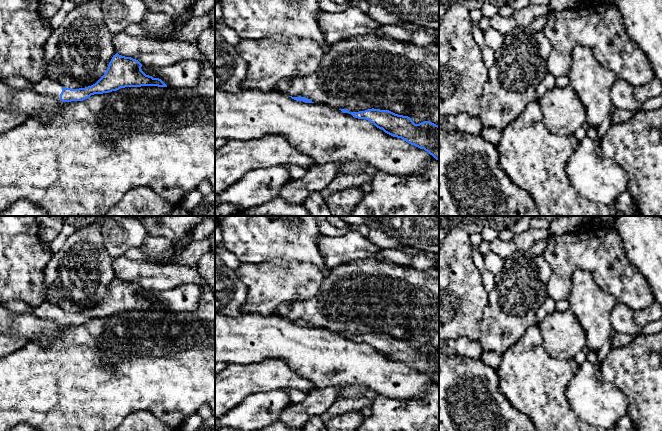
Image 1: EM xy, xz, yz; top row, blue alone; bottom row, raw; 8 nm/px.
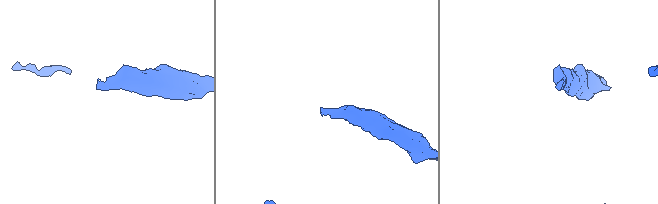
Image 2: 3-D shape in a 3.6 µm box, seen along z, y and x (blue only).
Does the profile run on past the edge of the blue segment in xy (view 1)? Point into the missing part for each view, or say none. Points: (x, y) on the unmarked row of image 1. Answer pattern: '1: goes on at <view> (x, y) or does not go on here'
1: goes on at xy (46, 310)

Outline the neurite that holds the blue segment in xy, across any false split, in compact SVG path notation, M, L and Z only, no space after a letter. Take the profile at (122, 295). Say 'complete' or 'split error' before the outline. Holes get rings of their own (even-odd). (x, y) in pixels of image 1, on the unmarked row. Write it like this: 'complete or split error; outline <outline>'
split error; outline M116 277L104 299L91 310L79 313L65 312L60 307L45 301L34 308L32 313L39 318L56 321L62 326L71 326L83 325L91 319L109 317L125 311L167 311L161 303L146 299L141 291L142 288L138 284Z

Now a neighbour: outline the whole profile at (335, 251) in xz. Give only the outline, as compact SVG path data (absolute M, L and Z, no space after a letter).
M357 231L336 237L321 234L317 244L320 256L329 269L353 261L388 261L384 255L385 249Z

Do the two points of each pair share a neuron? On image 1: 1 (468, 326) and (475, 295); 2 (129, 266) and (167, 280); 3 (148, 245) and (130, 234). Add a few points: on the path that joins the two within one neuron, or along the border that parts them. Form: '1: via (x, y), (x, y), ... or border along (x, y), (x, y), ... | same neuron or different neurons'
1: via (468, 318), (468, 303) | same neuron
2: via (138, 272), (158, 277) | same neuron
3: border along (147, 235), (139, 247) | different neurons

